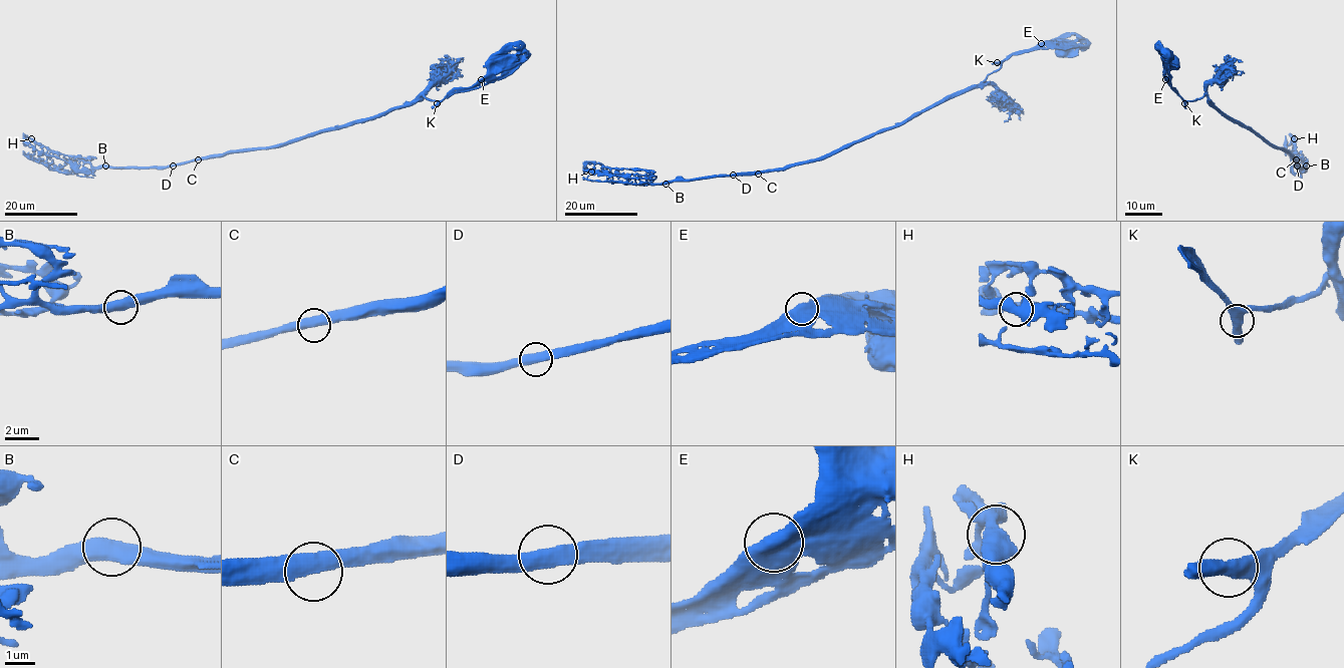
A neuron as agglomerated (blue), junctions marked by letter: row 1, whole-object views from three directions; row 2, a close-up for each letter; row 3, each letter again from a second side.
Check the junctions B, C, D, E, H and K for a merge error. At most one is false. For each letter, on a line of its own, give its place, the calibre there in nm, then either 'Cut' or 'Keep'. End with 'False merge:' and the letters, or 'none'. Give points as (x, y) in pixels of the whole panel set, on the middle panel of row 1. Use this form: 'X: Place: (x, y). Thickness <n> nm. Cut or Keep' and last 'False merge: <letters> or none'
B: Place: (665, 184). Thickness 550 nm. Keep
C: Place: (758, 174). Thickness 550 nm. Keep
D: Place: (733, 175). Thickness 500 nm. Keep
E: Place: (1041, 43). Thickness 550 nm. Keep
H: Place: (591, 172). Thickness 500 nm. Keep
K: Place: (997, 62). Thickness 500 nm. Keep
False merge: none

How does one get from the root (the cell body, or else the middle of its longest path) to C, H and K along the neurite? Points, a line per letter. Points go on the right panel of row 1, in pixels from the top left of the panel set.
C: (1173, 58), (1163, 76), (1183, 99), (1196, 100), (1205, 95), (1226, 116), (1245, 125), (1296, 159)
H: (1173, 58), (1163, 76), (1183, 99), (1205, 95), (1226, 116), (1306, 168), (1294, 138)
K: (1173, 58), (1163, 76), (1184, 103)

